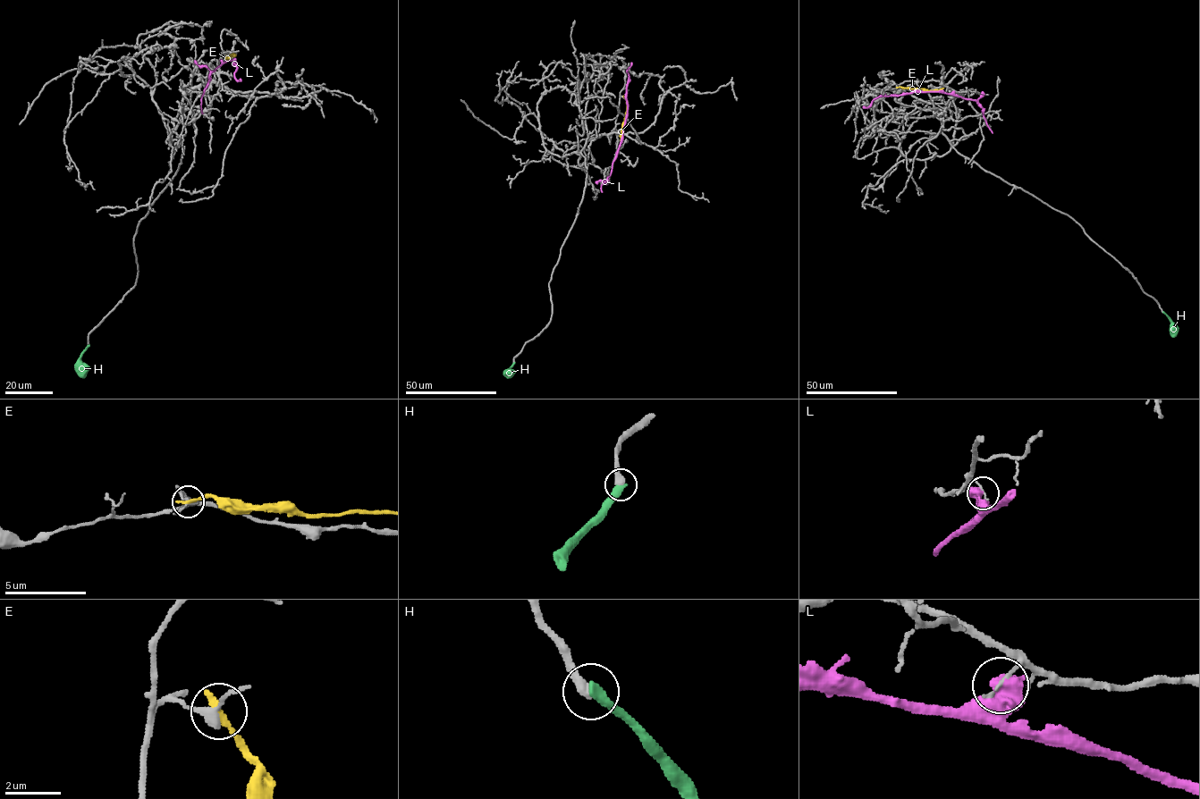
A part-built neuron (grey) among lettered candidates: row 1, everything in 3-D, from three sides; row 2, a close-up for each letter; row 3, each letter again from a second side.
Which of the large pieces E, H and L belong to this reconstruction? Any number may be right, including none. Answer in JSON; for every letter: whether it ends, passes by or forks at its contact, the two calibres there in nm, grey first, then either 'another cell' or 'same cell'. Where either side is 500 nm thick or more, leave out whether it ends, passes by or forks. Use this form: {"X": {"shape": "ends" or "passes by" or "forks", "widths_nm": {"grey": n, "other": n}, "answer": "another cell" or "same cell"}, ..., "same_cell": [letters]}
{"E": {"shape": "ends", "widths_nm": {"grey": 240, "other": 240}, "answer": "another cell"}, "H": {"shape": "ends", "widths_nm": {"grey": 400, "other": 460}, "answer": "same cell"}, "L": {"widths_nm": {"grey": 140, "other": 700}, "answer": "another cell"}, "same_cell": ["H"]}

